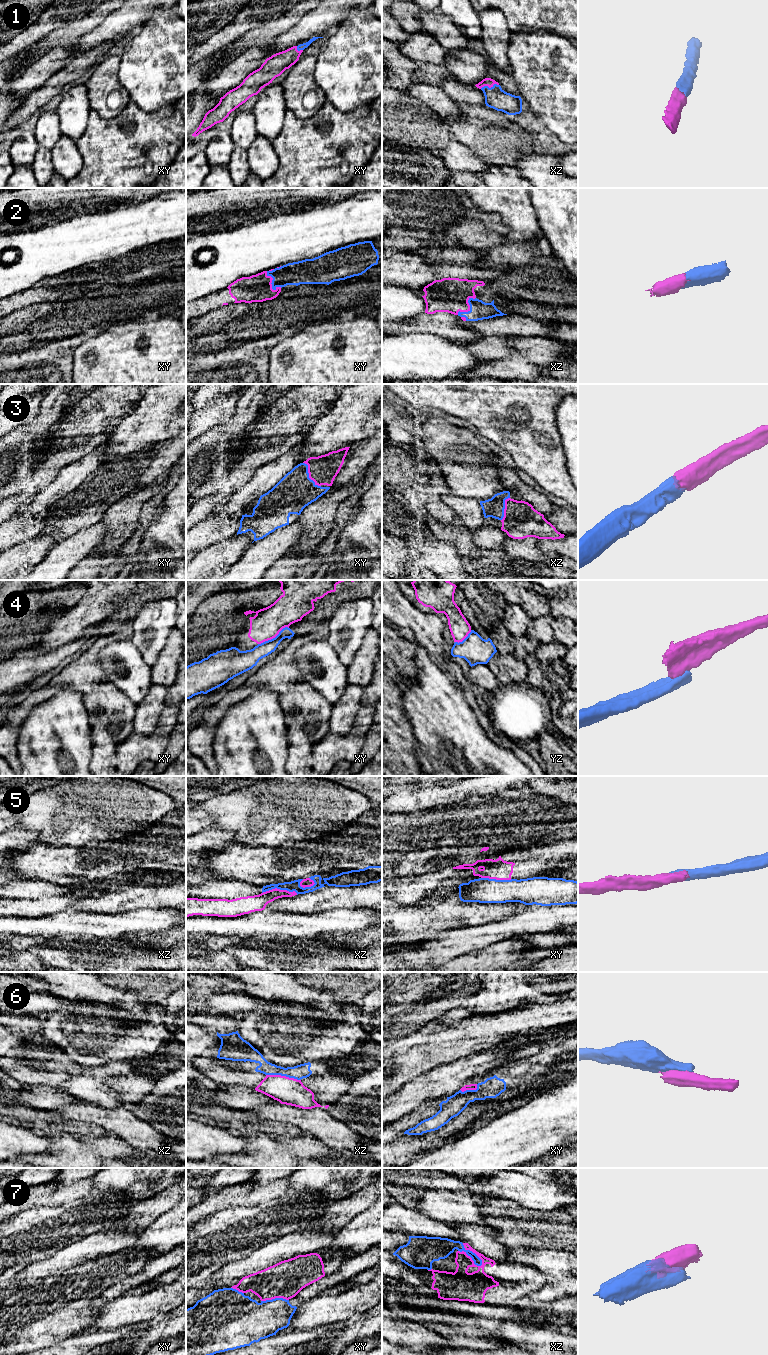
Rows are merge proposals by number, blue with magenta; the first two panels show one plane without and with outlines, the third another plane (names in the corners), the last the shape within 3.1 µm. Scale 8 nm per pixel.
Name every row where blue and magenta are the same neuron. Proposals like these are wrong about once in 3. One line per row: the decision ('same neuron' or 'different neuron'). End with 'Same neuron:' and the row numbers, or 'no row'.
1: same neuron
2: same neuron
3: same neuron
4: different neuron
5: different neuron
6: different neuron
7: same neuron
Same neuron: 1, 2, 3, 7

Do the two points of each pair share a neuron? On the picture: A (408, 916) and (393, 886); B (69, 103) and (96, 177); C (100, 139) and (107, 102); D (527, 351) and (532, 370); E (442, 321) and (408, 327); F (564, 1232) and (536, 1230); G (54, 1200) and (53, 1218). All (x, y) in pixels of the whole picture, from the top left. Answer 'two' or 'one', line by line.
A: two
B: two
C: two
D: two
E: one
F: one
G: two

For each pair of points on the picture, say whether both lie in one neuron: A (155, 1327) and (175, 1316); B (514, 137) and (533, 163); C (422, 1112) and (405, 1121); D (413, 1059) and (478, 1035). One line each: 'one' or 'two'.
A: one
B: two
C: one
D: one

